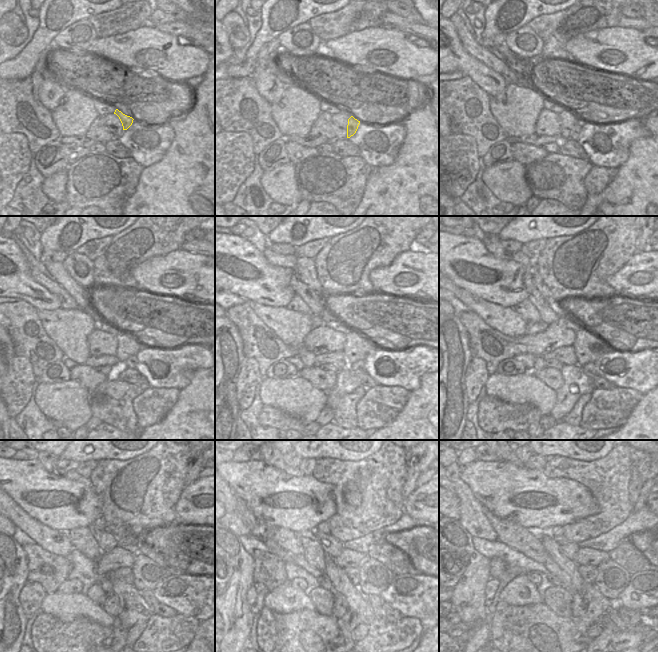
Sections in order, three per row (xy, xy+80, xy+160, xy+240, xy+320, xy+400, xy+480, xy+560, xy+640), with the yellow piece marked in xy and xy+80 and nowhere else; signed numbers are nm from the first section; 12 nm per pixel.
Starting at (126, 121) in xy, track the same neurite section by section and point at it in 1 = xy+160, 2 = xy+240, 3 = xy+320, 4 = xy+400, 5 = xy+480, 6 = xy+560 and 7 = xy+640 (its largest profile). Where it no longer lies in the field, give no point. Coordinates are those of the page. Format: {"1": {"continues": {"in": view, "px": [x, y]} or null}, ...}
{"1": {"continues": {"in": "xy+160", "px": [575, 136]}}, "2": {"continues": {"in": "xy+240", "px": [131, 362]}}, "3": {"continues": {"in": "xy+320", "px": [357, 367]}}, "4": {"continues": {"in": "xy+400", "px": [589, 369]}}, "5": {"continues": {"in": "xy+480", "px": [148, 595]}}, "6": {"continues": {"in": "xy+560", "px": [379, 606]}}, "7": {"continues": {"in": "xy+640", "px": [613, 614]}}}

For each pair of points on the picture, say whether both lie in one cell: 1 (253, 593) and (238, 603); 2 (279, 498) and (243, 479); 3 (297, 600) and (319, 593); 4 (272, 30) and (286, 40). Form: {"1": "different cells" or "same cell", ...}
{"1": "different cells", "2": "same cell", "3": "different cells", "4": "different cells"}

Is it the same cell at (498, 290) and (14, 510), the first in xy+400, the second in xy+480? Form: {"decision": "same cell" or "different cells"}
{"decision": "different cells"}

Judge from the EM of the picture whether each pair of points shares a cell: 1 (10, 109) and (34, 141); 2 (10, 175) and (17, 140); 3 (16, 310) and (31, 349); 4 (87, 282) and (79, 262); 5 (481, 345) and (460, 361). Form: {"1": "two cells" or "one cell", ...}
{"1": "one cell", "2": "one cell", "3": "one cell", "4": "one cell", "5": "two cells"}

